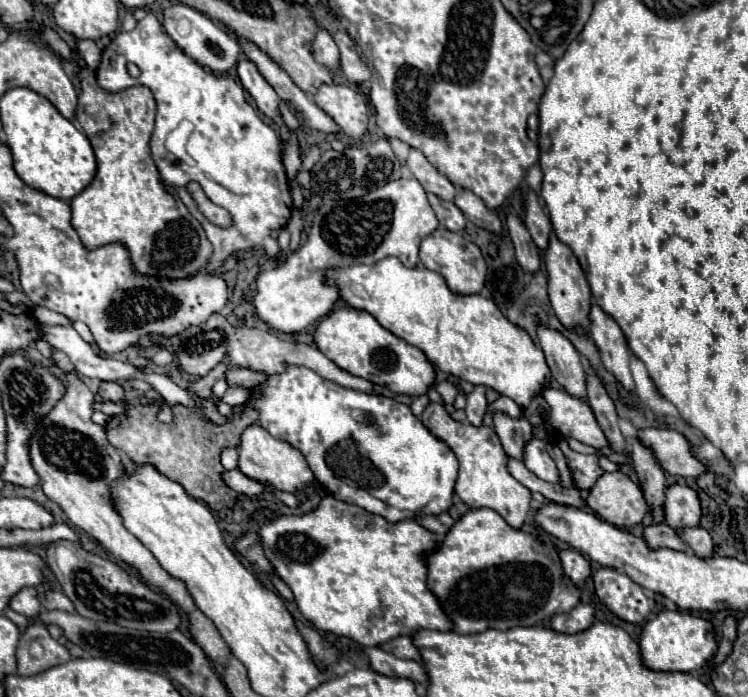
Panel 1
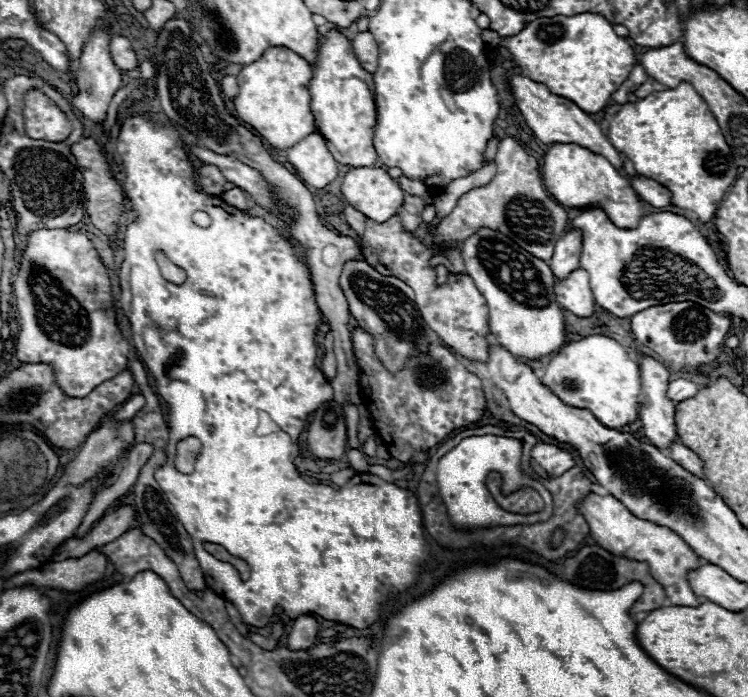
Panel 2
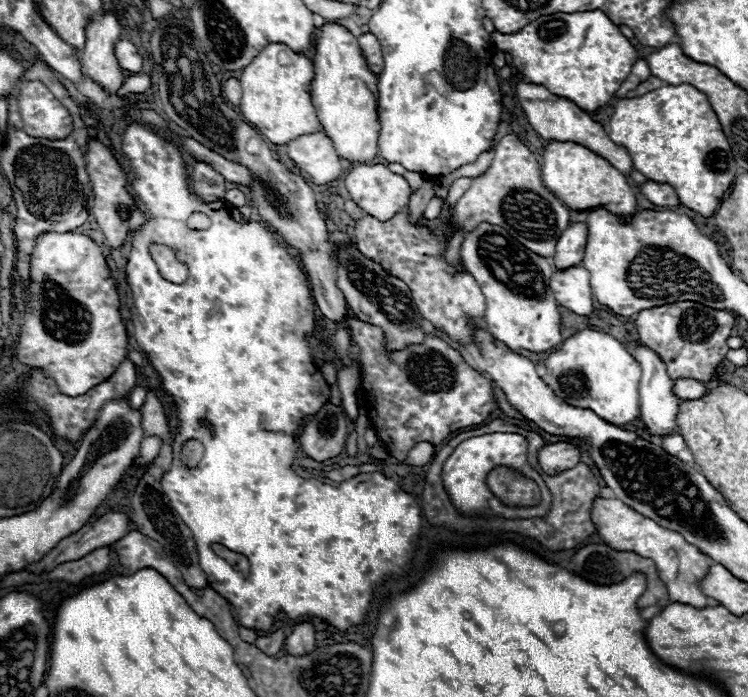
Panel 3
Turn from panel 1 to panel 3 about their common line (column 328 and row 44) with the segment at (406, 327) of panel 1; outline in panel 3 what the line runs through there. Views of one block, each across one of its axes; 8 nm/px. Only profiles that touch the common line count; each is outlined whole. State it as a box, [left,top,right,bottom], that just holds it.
[242,44,320,144]

